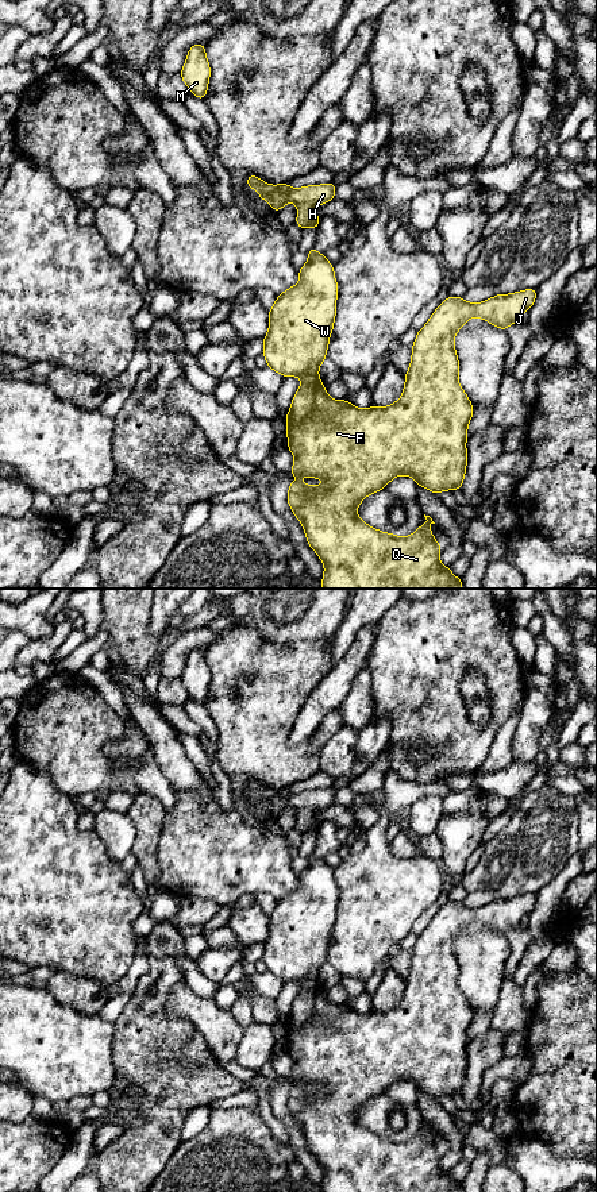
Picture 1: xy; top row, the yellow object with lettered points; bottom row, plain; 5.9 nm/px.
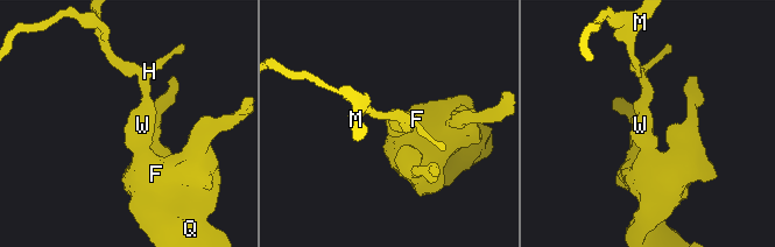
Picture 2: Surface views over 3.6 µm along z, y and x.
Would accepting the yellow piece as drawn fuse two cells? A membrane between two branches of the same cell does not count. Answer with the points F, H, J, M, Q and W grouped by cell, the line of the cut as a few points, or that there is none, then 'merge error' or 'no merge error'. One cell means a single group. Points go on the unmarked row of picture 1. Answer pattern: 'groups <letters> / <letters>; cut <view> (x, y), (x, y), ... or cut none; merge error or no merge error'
groups F J Q W / H M; cut xy (297, 807), (308, 807), (312, 811); merge error

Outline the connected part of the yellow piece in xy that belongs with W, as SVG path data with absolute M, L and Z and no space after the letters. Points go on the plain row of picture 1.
M311 852L308 867L298 875L298 880L298 888L277 900L273 913L269 914L270 930L263 944L263 961L266 969L282 981L301 983L301 990L285 1022L288 1053L294 1060L289 1077L297 1083L321 1083L324 1089L308 1091L298 1084L293 1085L288 1095L288 1108L303 1129L308 1150L324 1169L321 1192L462 1192L462 1184L454 1181L450 1172L439 1166L442 1152L430 1135L430 1130L435 1129L430 1120L424 1119L427 1127L411 1141L397 1142L394 1138L381 1137L365 1129L358 1122L357 1112L369 1099L382 1095L398 1080L413 1083L417 1092L423 1091L438 1100L442 1095L462 1093L467 1069L467 1030L474 1011L458 987L459 967L454 942L471 922L486 925L505 936L531 914L538 894L497 899L478 909L467 907L462 902L447 902L427 929L417 936L401 1002L385 1012L359 1014L347 1004L332 1004L319 984L319 972L327 964L326 957L336 921L338 887L334 869L326 864L324 859Z

